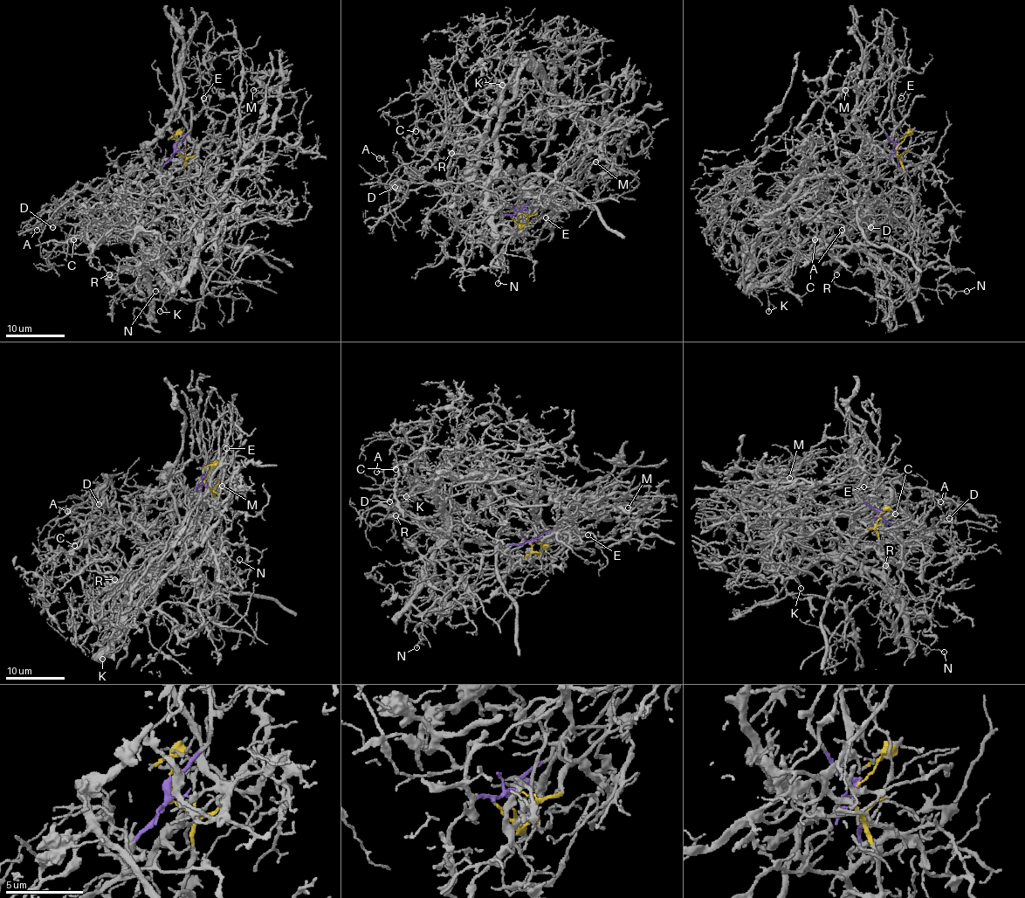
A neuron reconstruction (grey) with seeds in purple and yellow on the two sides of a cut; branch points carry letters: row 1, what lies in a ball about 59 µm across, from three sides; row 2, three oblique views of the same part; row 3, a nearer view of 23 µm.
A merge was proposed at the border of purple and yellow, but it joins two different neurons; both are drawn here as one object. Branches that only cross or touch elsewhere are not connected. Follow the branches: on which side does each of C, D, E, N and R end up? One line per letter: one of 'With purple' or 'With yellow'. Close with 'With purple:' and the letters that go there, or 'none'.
C: With purple
D: With purple
E: With yellow
N: With yellow
R: With purple
With purple: C, D, R

